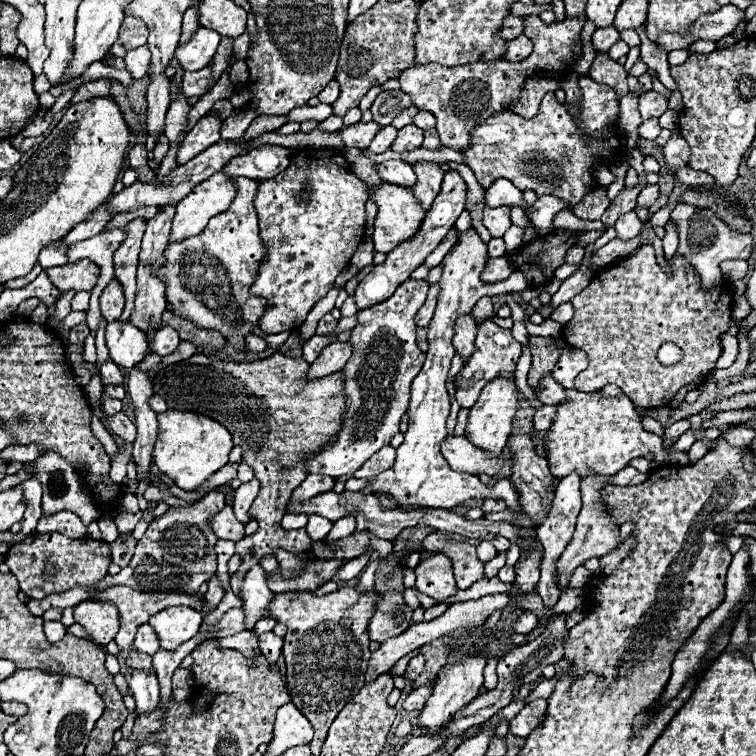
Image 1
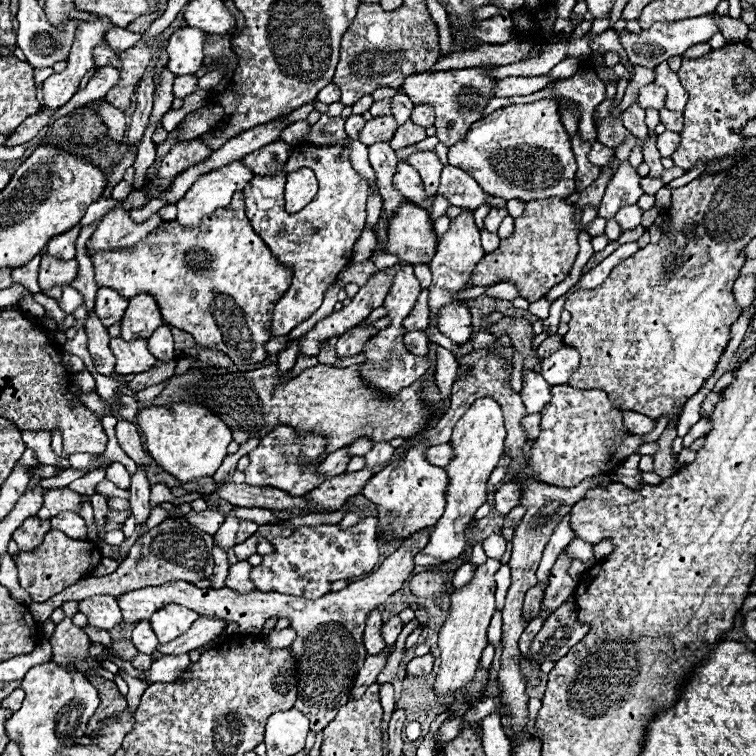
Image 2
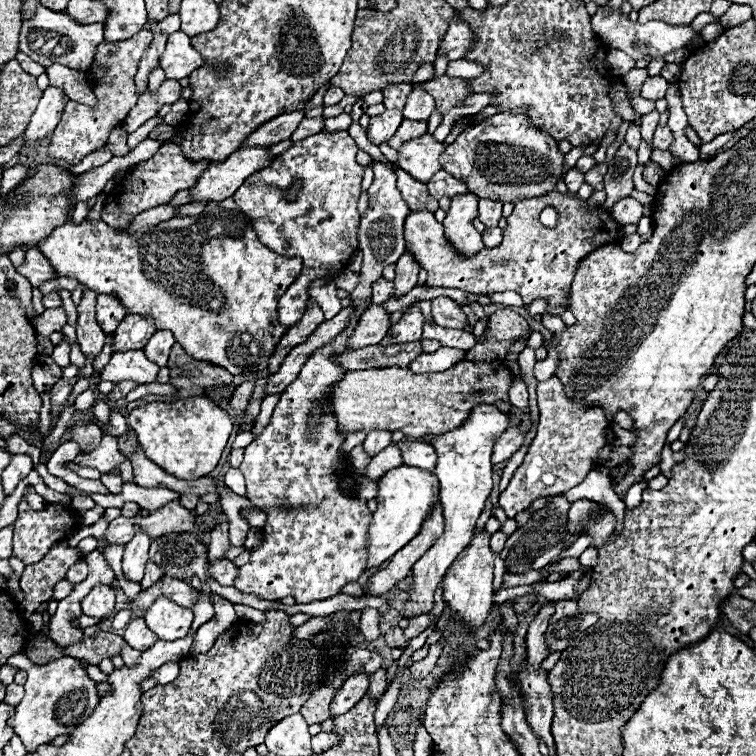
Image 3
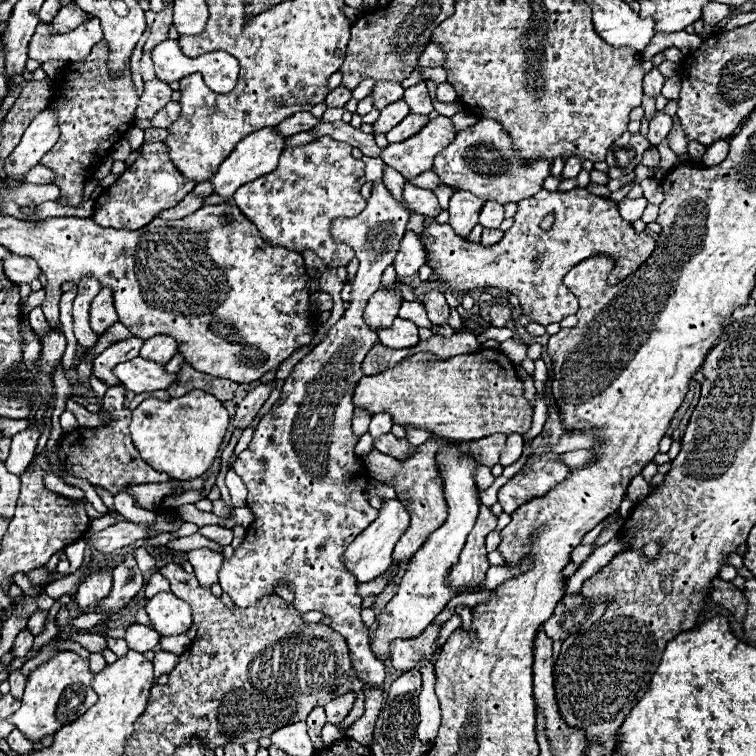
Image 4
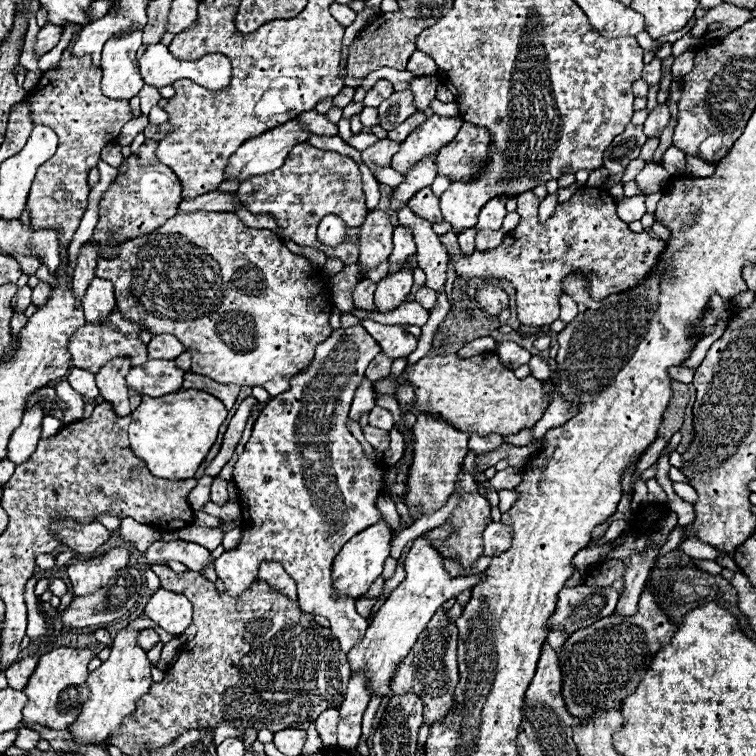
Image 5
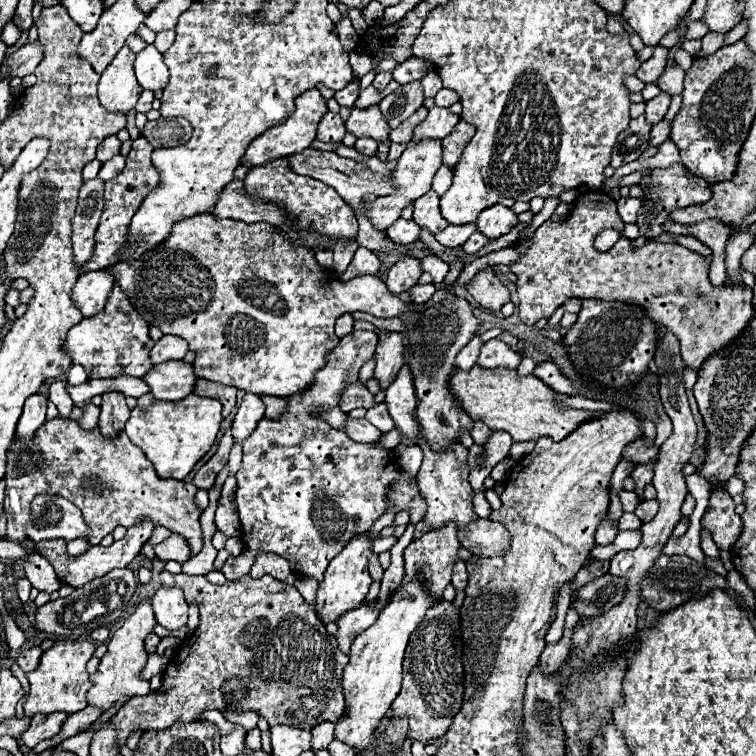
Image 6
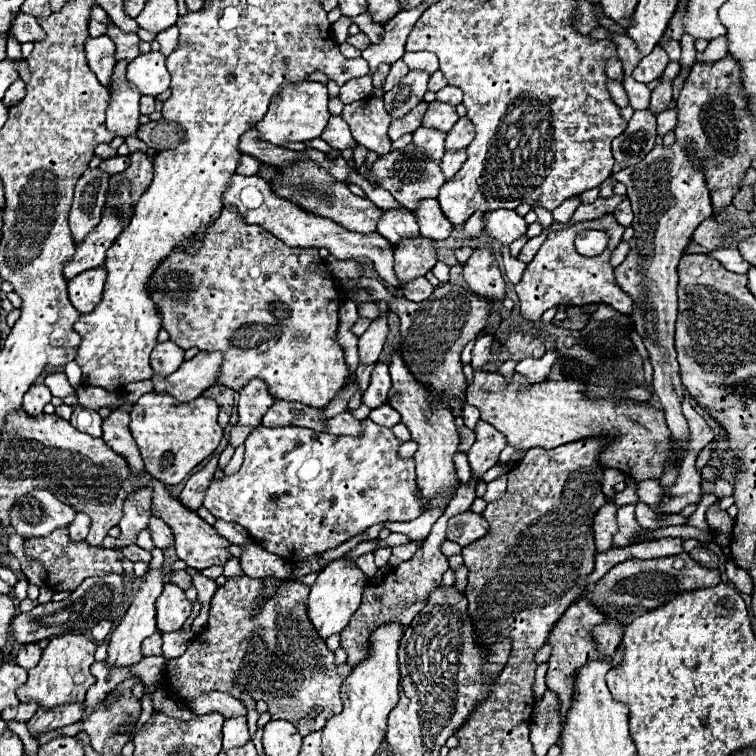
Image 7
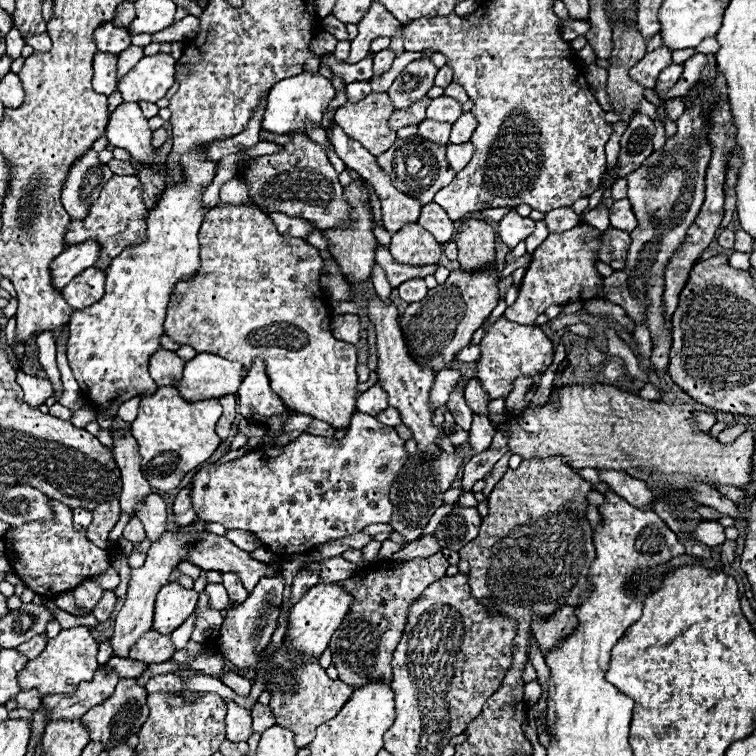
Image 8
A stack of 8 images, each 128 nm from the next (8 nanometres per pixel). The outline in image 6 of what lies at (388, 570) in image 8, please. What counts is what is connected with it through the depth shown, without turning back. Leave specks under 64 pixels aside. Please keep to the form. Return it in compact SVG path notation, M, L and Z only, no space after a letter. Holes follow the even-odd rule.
M448 524L446 528L440 528L436 532L428 532L422 538L414 540L406 548L406 578L404 578L404 582L408 582L408 578L414 578L416 570L424 570L424 578L428 578L428 582L432 582L432 594L442 596L444 588L450 584L452 568L460 560L458 548L460 548L460 542L456 538L456 526L452 526L452 524Z

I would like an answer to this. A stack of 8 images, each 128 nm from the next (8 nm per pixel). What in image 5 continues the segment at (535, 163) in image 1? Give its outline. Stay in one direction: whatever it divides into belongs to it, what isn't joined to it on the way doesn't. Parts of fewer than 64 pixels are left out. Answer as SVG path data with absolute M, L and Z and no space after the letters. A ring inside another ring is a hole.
M464 122L456 138L436 156L438 174L452 182L470 182L484 170L490 142L492 138L486 128Z

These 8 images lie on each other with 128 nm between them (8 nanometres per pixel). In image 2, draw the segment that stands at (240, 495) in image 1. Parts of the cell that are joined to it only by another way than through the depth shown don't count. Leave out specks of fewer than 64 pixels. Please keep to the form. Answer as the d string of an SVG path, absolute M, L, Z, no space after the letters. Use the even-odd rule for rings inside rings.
M236 508L230 510L230 514L226 516L226 524L220 526L220 530L214 534L216 546L218 546L220 550L224 550L224 552L228 552L228 550L232 550L232 548L236 546L236 532L238 532L242 520L236 518L234 514L236 514Z

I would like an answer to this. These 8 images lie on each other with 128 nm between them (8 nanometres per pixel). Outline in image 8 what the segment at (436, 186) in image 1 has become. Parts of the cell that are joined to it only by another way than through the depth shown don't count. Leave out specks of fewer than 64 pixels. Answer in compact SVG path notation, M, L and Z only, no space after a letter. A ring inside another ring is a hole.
M440 96L434 98L426 110L426 118L434 118L438 122L456 122L456 118L460 118L462 112L462 104L456 102L454 98L448 96Z

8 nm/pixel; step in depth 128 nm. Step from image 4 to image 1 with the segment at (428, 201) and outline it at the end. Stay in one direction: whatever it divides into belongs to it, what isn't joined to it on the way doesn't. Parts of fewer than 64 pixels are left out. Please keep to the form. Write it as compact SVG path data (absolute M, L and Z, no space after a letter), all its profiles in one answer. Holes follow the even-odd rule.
M386 160L382 164L376 164L376 172L382 180L404 188L412 188L416 184L416 174L412 172L412 164L402 160Z

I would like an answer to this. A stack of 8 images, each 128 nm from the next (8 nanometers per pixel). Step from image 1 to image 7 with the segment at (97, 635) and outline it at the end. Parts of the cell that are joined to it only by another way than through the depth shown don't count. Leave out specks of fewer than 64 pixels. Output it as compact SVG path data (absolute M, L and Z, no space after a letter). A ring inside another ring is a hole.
M140 488L126 498L123 504L123 517L118 524L121 530L119 541L123 545L134 544L138 532L148 526L152 518L150 500L152 500L152 494L148 488ZM56 530L46 538L28 538L24 542L24 552L26 556L40 560L46 570L46 582L48 586L52 586L50 590L60 592L60 590L76 590L76 586L80 586L80 582L84 578L92 578L92 576L100 576L100 574L122 574L122 560L124 554L120 548L100 548L100 546L88 546L86 542L78 542L74 544L68 536L66 530Z

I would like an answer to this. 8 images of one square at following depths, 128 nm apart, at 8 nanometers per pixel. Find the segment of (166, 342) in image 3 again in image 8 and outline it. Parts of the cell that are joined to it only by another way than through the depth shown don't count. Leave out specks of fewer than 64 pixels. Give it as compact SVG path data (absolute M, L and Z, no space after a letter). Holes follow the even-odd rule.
M160 348L150 358L150 376L158 386L174 386L176 380L180 380L182 370L184 362L172 350Z

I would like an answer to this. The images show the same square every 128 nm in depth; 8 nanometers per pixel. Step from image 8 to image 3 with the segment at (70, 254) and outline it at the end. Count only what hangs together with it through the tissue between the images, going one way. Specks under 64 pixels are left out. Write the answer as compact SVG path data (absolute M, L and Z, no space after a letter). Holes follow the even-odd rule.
M166 142L150 160L142 162L136 168L130 168L126 172L124 180L120 184L116 184L116 188L106 196L102 220L112 228L128 226L128 222L132 222L132 218L136 214L140 214L140 212L144 212L148 208L160 206L160 204L168 204L176 192L188 190L188 186L192 186L192 182L196 182L196 178L200 178L200 174L208 166L210 166L208 160L192 162L192 160L184 158L178 144Z

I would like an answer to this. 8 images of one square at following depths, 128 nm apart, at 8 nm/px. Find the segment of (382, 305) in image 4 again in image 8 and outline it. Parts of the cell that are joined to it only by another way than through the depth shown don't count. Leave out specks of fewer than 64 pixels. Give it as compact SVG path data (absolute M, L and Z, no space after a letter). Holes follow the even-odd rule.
M414 224L392 234L390 252L396 258L396 262L420 268L438 264L442 248L436 242L436 238L432 238L432 234L420 230L420 226Z

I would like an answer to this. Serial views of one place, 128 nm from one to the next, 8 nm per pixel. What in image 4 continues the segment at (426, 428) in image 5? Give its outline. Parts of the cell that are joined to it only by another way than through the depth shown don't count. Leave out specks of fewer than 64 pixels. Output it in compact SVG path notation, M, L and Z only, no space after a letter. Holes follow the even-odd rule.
M434 436L432 442L426 442L424 446L418 448L416 458L410 458L406 462L398 462L392 458L392 462L386 462L386 456L378 450L372 450L368 456L368 472L372 478L380 480L380 482L392 482L392 486L396 488L398 494L404 494L408 498L408 508L410 508L410 526L404 532L404 536L400 538L400 544L396 544L394 550L394 564L402 564L408 562L416 550L420 550L420 546L426 542L426 538L438 530L446 520L446 500L444 500L444 490L442 490L442 478L438 474L438 466L436 466L436 450L440 448L440 444L444 444L446 440L440 436Z

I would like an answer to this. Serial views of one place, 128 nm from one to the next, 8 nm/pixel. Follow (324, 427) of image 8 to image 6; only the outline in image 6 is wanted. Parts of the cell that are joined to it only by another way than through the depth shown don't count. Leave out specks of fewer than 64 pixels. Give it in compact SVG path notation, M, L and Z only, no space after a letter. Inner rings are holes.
M350 418L346 422L346 428L344 432L356 440L356 442L362 442L362 444L370 444L370 442L376 442L382 438L382 432L376 430L376 426L372 426L366 418Z

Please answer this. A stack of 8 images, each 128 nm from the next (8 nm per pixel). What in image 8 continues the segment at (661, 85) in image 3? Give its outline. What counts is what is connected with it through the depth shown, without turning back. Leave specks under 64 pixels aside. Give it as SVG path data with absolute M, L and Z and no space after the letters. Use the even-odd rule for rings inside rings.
M658 48L654 52L648 52L636 66L630 68L630 80L638 82L644 88L654 88L660 70L664 70L670 64L672 64L670 50Z

